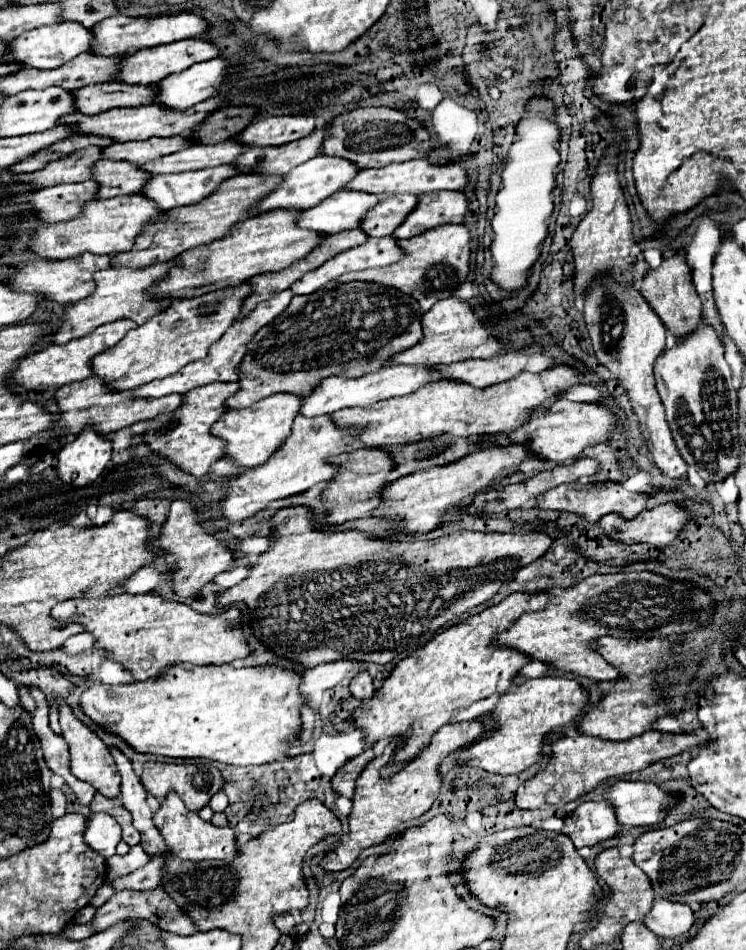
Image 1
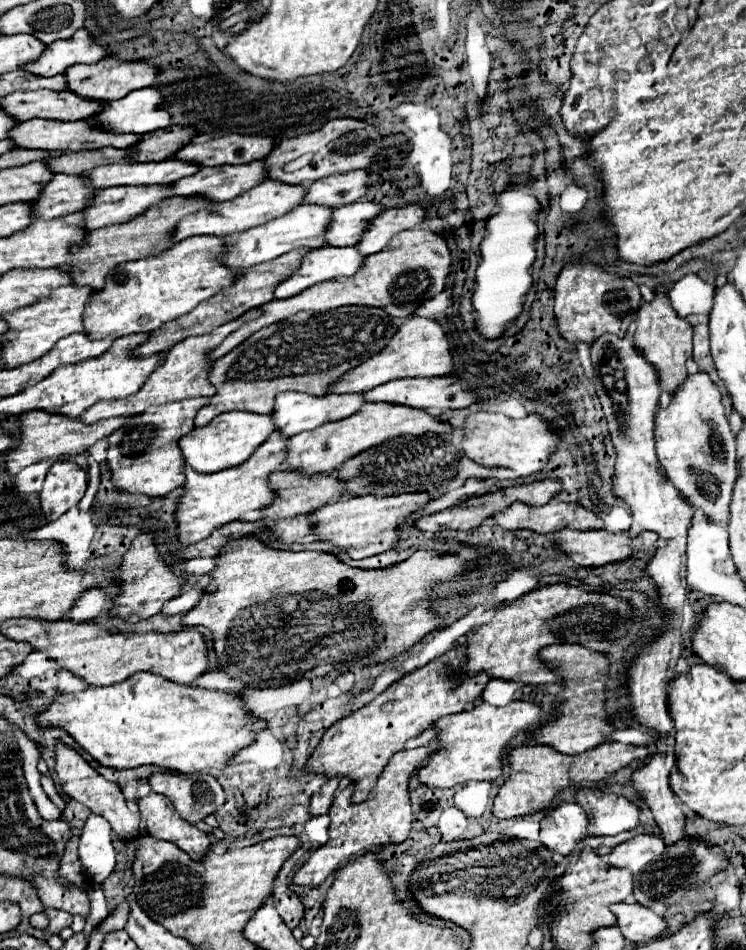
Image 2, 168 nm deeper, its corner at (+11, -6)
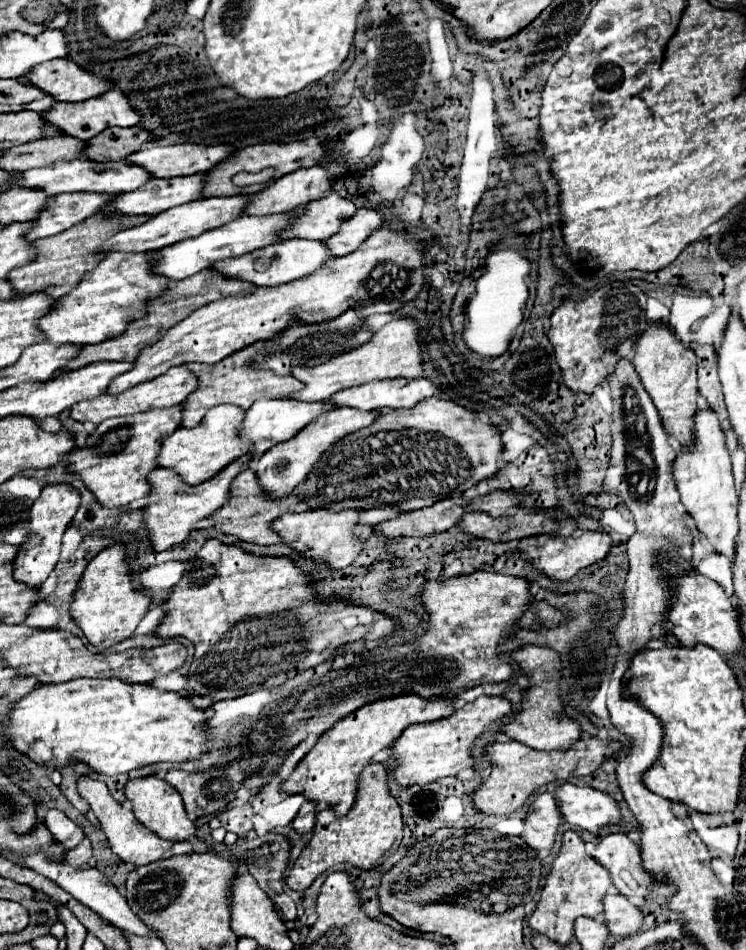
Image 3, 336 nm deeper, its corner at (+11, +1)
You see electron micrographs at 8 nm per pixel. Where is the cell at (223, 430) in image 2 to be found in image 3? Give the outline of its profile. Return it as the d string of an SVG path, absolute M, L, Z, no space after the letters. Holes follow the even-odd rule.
M219 405L205 413L201 425L193 429L177 429L161 443L161 453L157 457L157 467L173 469L187 485L201 485L205 479L215 477L225 465L237 461L249 451L249 443L237 437L237 425L243 421L245 411L237 405Z

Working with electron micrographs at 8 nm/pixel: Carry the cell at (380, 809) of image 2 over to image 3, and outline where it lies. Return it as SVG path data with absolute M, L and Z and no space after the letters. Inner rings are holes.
M383 763L367 765L361 771L359 785L357 785L357 801L353 809L345 817L335 817L333 809L323 809L317 815L313 837L301 851L299 859L295 861L287 885L293 891L303 891L311 887L311 883L331 869L335 863L351 863L357 869L369 871L383 865L387 859L383 855L391 855L399 849L403 839L403 821L401 821L401 807L389 795L389 773L385 771Z

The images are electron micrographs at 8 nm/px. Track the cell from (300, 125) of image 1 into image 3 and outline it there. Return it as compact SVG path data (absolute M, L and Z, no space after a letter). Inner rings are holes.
M149 145L139 153L131 153L125 161L149 169L153 177L185 177L209 171L231 153L231 145Z

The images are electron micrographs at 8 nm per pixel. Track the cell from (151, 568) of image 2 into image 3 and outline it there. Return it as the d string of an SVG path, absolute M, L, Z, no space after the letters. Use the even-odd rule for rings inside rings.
M123 545L105 547L99 555L95 555L89 561L77 583L73 603L69 607L71 619L77 623L87 641L97 651L105 651L111 645L131 637L131 633L137 629L139 621L145 617L147 611L149 611L149 597L133 587L133 579L125 563Z

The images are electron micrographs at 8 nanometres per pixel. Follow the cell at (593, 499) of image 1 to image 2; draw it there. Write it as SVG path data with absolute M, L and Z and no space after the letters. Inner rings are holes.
M555 502L529 508L529 504L511 504L503 512L497 512L495 522L507 530L533 530L541 534L561 532L563 528L587 530L603 528L601 512L587 510L579 502Z

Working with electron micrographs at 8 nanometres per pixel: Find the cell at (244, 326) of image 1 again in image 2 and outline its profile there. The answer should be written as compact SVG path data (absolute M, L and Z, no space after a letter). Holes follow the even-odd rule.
M253 308L253 312L245 312L243 316L239 316L237 320L231 320L219 328L215 328L211 334L203 334L203 336L195 336L195 338L185 338L179 344L175 344L169 352L165 362L153 372L153 376L149 376L149 380L143 384L143 388L135 394L129 396L125 400L109 400L109 402L97 402L93 404L93 408L83 412L83 422L85 424L93 424L97 420L103 418L111 418L111 416L131 416L131 414L141 414L145 408L153 406L153 404L165 404L165 402L175 402L175 400L185 400L185 398L195 398L195 396L213 396L215 388L213 384L209 384L209 366L215 364L215 360L209 358L209 354L213 352L213 348L217 348L233 330L237 330L241 324L255 320L257 316L261 316L261 308Z

